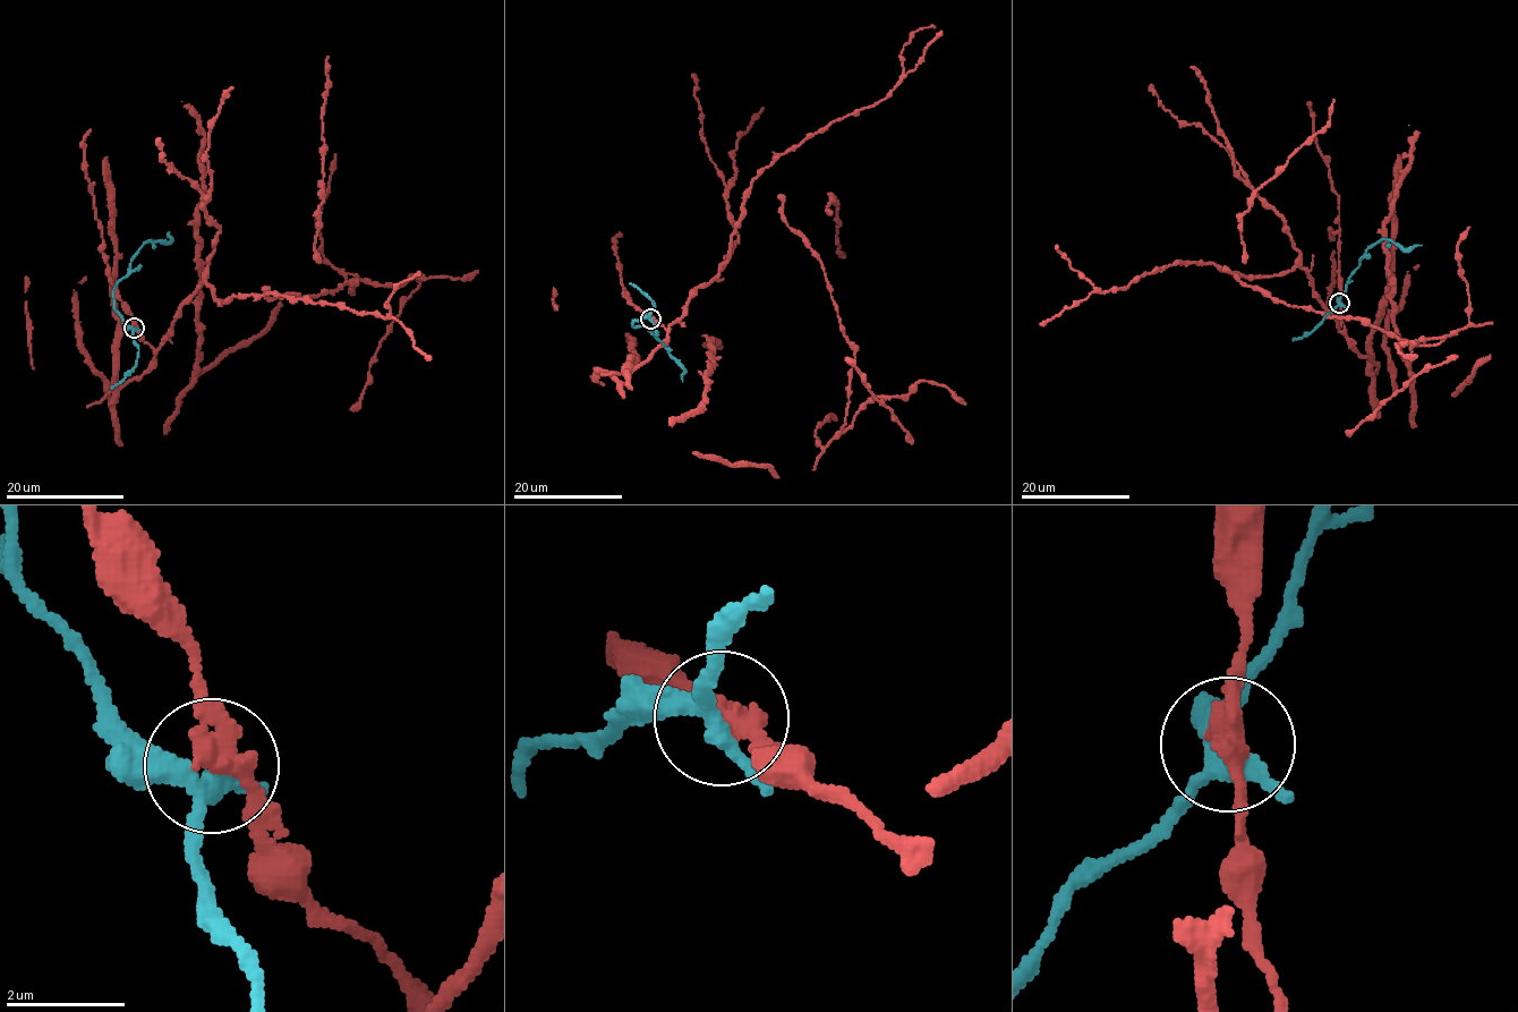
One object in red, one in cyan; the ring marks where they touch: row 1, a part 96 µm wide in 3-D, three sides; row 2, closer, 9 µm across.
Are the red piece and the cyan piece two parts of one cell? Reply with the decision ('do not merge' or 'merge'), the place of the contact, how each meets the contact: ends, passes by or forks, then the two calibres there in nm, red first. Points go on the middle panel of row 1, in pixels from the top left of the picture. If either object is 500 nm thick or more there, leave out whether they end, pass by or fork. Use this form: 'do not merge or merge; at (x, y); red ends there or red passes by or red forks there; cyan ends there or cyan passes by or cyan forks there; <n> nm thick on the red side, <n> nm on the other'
do not merge; at (650, 319); red passes by; cyan forks there; 380 nm thick on the red side, 280 nm on the other

